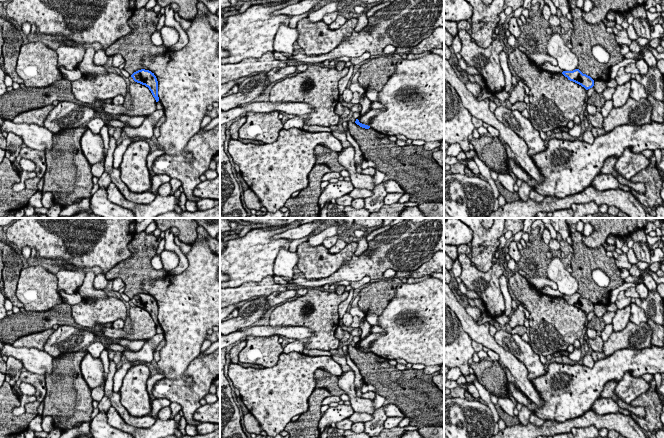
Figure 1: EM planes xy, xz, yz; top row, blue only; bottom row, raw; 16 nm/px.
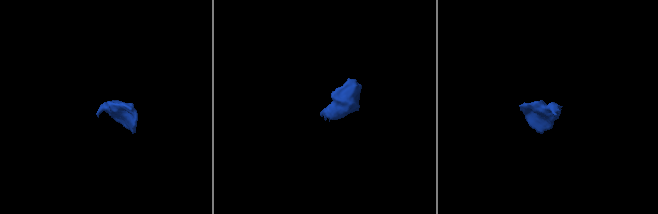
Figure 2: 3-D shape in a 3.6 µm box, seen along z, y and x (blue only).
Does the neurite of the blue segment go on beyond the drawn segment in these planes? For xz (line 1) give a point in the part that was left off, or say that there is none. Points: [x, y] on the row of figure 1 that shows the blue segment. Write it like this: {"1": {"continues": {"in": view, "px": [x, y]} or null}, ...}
{"1": {"continues": null}}

